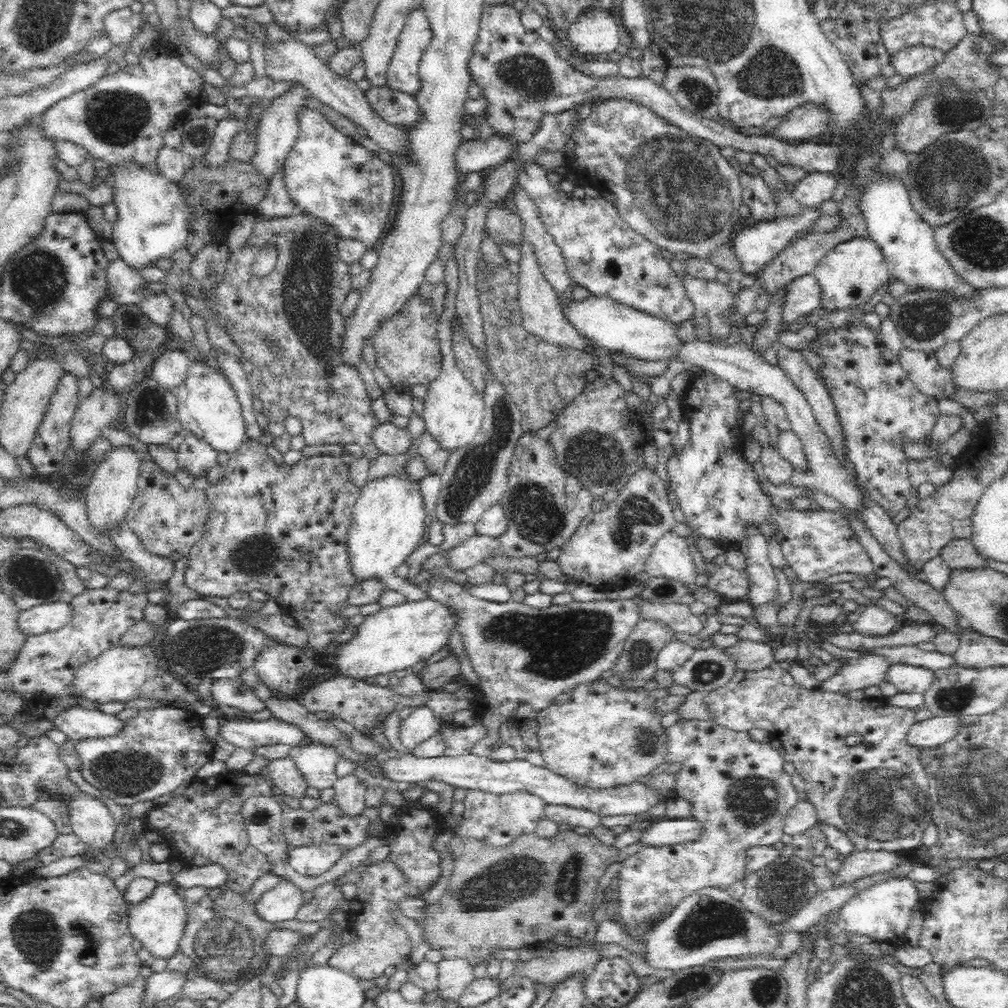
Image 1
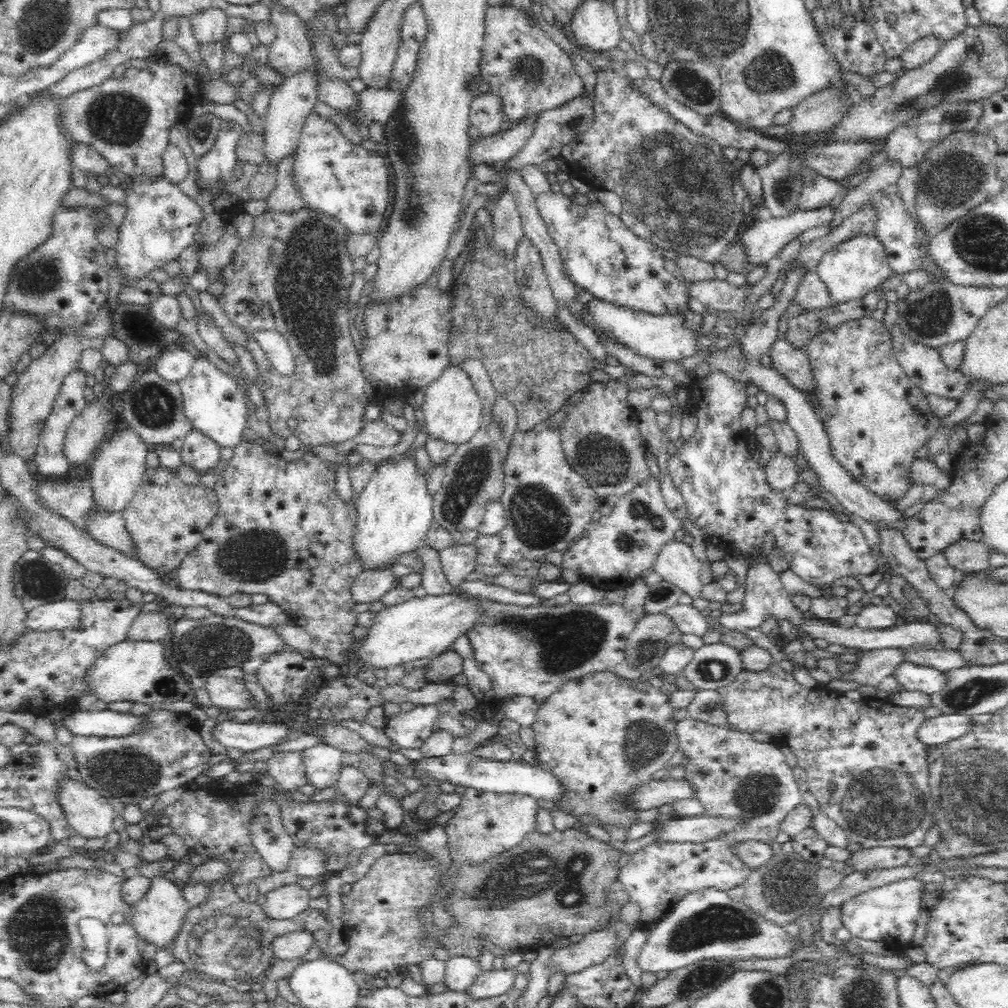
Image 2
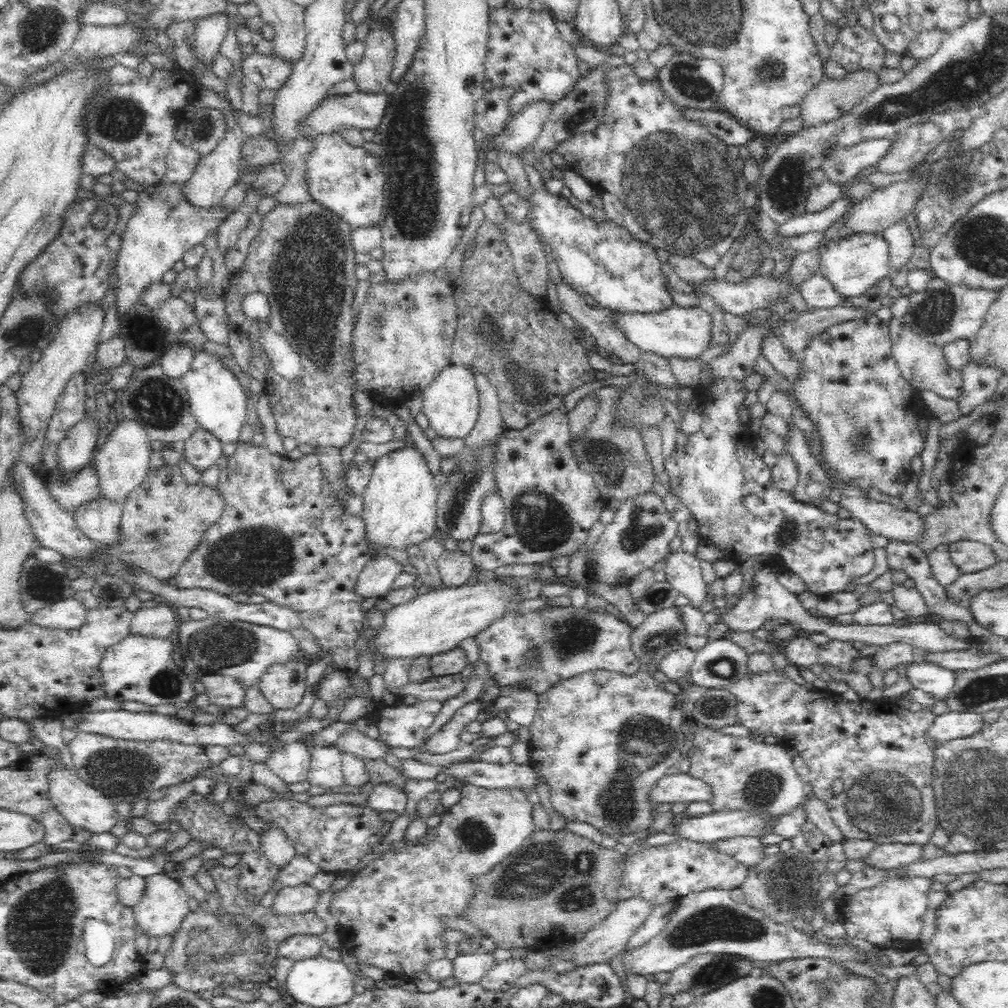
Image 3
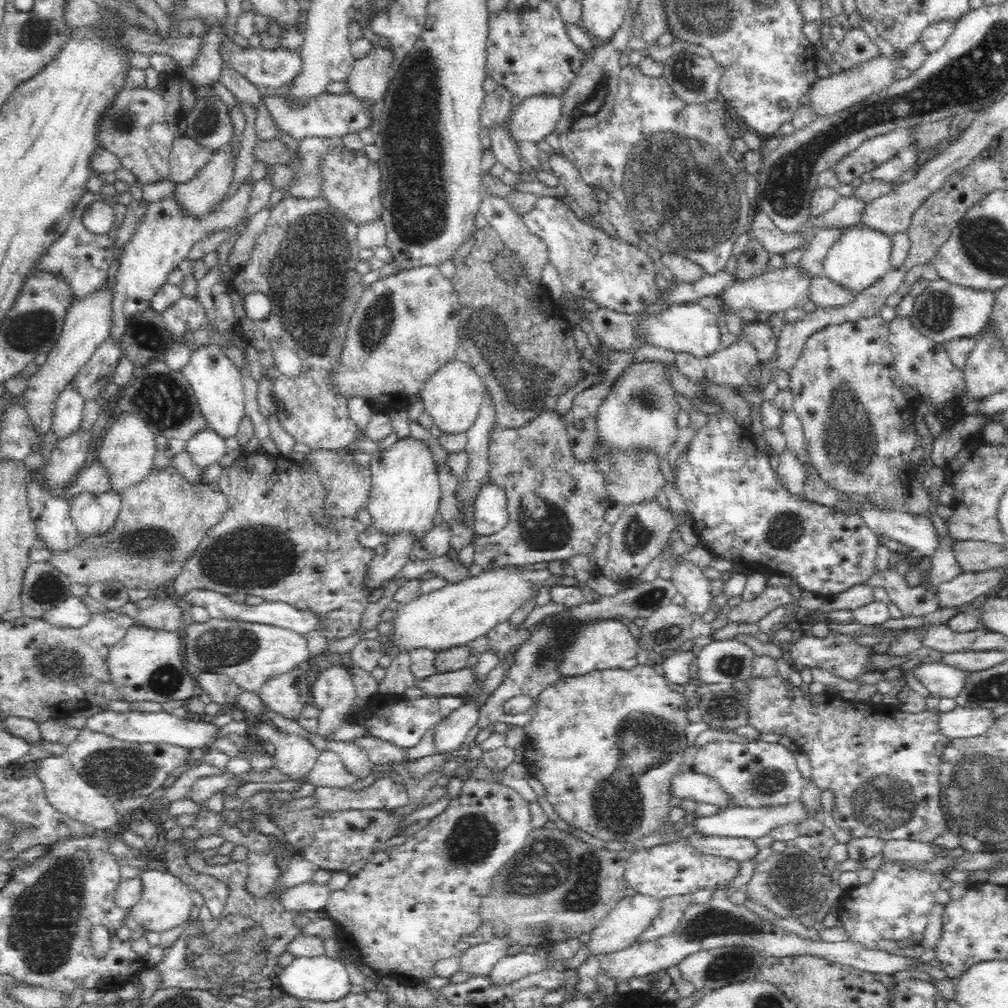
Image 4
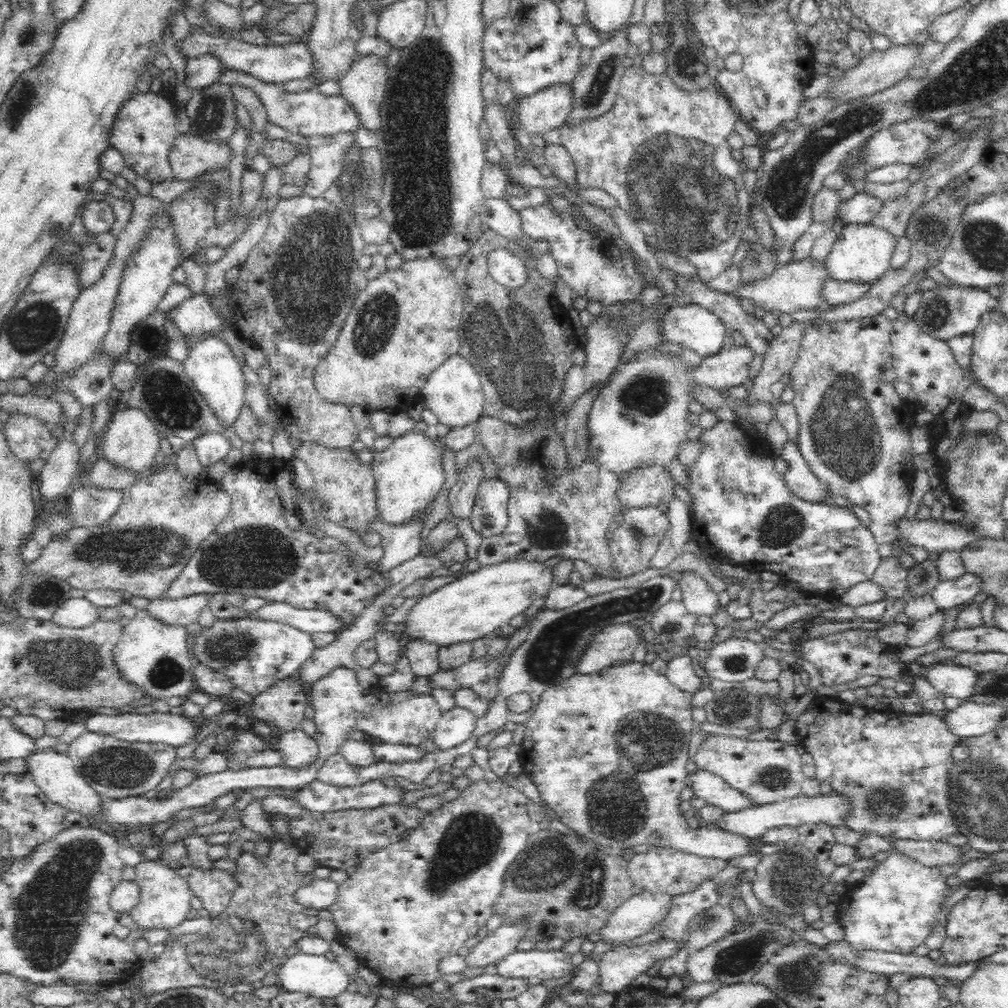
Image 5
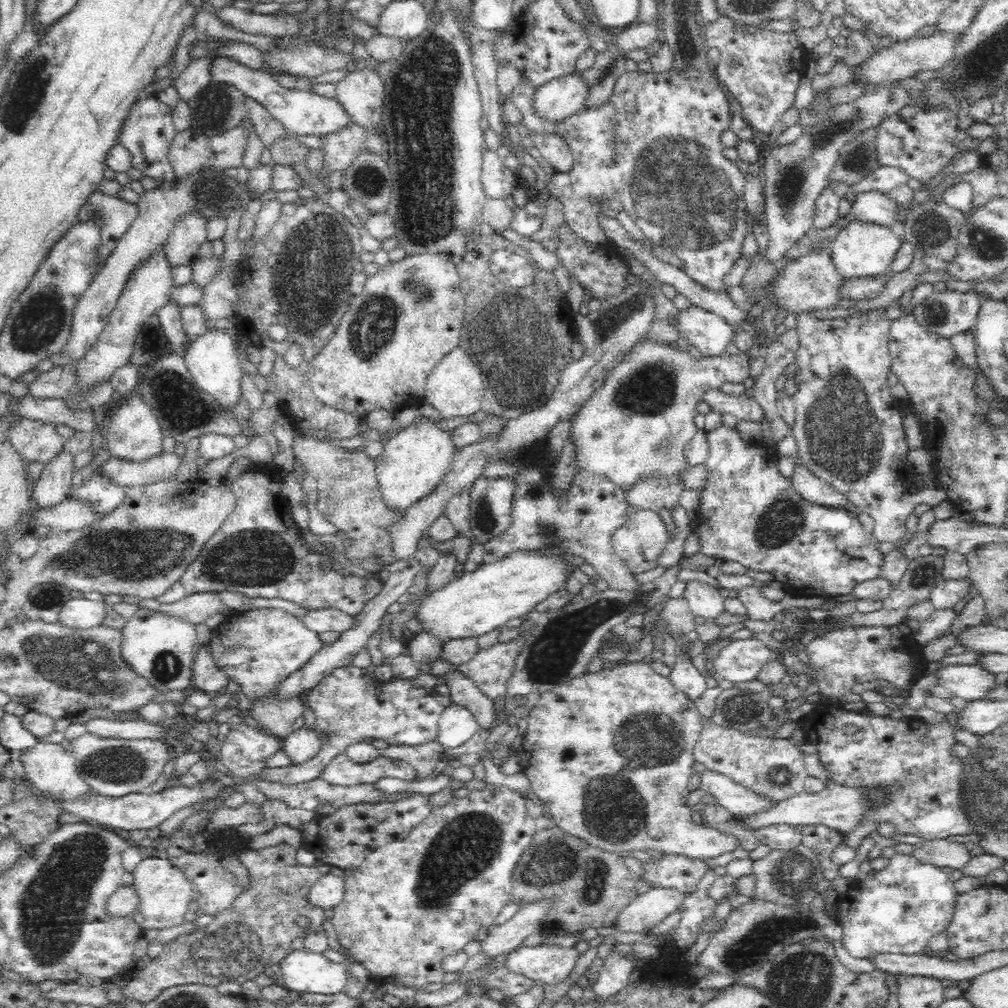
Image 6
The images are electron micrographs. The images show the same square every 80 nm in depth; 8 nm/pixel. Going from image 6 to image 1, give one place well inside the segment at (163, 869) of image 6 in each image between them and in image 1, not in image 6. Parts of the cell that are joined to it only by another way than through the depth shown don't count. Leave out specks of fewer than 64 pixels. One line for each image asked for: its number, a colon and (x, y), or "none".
1: (158, 923)
2: (157, 919)
3: (165, 904)
4: (166, 902)
5: (165, 898)

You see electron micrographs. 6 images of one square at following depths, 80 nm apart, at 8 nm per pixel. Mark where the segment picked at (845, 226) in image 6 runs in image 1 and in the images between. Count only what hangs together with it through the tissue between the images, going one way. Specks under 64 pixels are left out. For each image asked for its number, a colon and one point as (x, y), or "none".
1: (849, 274)
2: (849, 271)
3: (856, 263)
4: (860, 257)
5: (861, 254)

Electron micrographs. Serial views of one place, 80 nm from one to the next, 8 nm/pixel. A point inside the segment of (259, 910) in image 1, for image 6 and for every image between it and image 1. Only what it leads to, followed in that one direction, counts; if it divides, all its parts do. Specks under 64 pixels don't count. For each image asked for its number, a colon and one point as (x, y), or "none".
2: (283, 903)
3: (289, 901)
4: (310, 896)
5: (317, 895)
6: (327, 891)

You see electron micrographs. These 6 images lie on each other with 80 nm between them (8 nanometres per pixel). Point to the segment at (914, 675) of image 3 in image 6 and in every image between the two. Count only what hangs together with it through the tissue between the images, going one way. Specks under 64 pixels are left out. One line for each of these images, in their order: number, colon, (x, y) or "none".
4: (942, 681)
5: (947, 679)
6: (967, 681)

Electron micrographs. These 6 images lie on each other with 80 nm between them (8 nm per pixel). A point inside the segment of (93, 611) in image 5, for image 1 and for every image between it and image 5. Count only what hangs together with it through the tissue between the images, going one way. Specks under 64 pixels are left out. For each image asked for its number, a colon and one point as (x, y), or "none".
1: (48, 617)
2: (54, 616)
3: (68, 614)
4: (71, 613)

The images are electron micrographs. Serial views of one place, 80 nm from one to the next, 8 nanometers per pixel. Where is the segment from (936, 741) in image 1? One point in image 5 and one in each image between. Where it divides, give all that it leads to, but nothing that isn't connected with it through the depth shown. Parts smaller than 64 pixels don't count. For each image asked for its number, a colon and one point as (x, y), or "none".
2: (941, 729)
3: (950, 725)
4: (960, 722)
5: (970, 719)

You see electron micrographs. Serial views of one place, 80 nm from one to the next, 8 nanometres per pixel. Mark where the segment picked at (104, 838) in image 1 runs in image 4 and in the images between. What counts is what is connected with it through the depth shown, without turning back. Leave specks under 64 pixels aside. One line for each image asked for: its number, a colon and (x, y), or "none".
2: (88, 813)
3: (85, 808)
4: (66, 790)

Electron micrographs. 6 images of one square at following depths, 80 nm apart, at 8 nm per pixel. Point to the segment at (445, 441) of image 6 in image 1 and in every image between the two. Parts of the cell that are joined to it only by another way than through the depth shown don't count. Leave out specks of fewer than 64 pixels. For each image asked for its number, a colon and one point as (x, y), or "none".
1: (387, 523)
2: (394, 510)
3: (398, 506)
4: (404, 497)
5: (408, 473)

